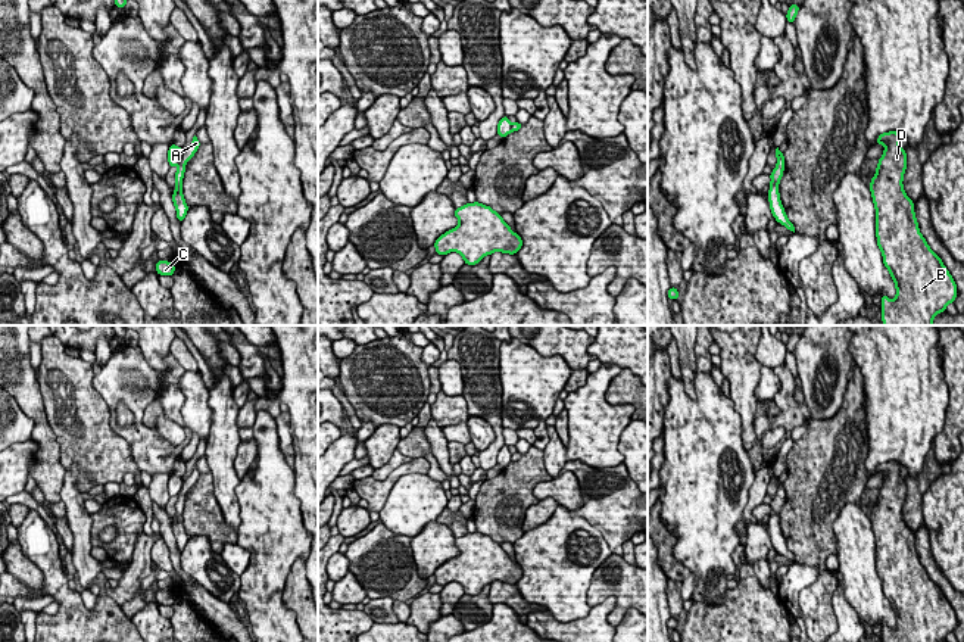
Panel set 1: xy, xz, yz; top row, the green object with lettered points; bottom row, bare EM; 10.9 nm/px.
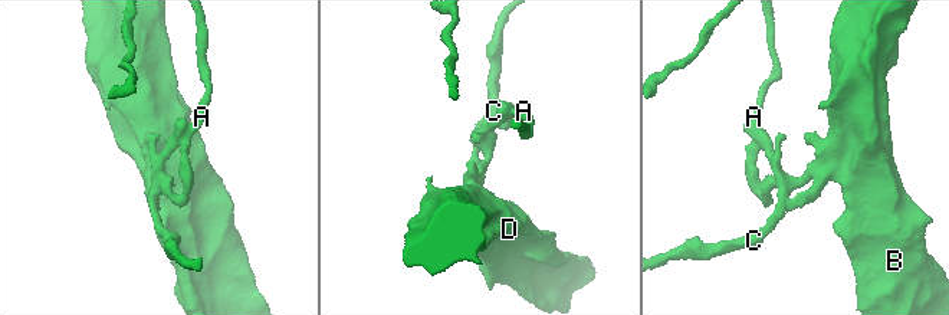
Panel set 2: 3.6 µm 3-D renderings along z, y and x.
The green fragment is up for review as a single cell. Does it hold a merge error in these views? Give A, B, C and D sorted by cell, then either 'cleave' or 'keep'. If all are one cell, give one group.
A B D / C; cleave

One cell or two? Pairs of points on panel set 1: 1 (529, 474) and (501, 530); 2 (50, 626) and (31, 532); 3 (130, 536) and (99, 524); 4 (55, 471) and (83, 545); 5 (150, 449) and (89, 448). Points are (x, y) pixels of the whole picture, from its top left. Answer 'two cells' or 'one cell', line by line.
1: one cell
2: one cell
3: one cell
4: two cells
5: two cells

